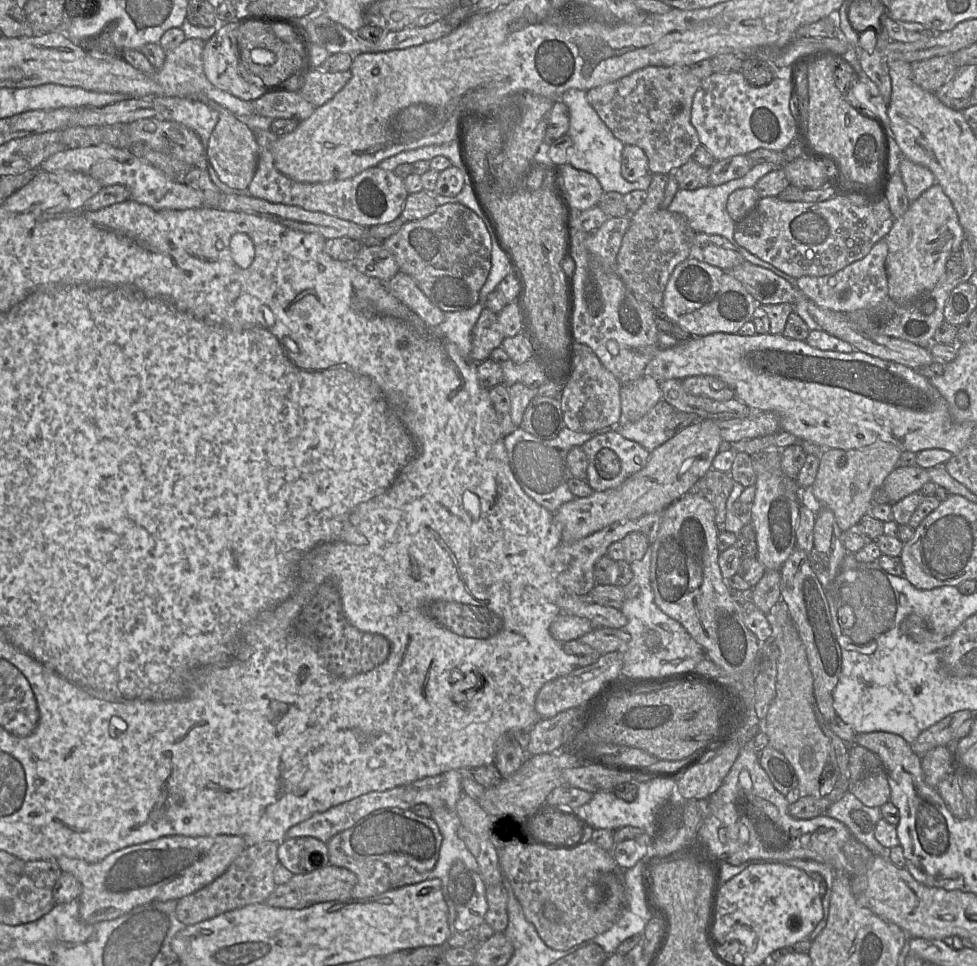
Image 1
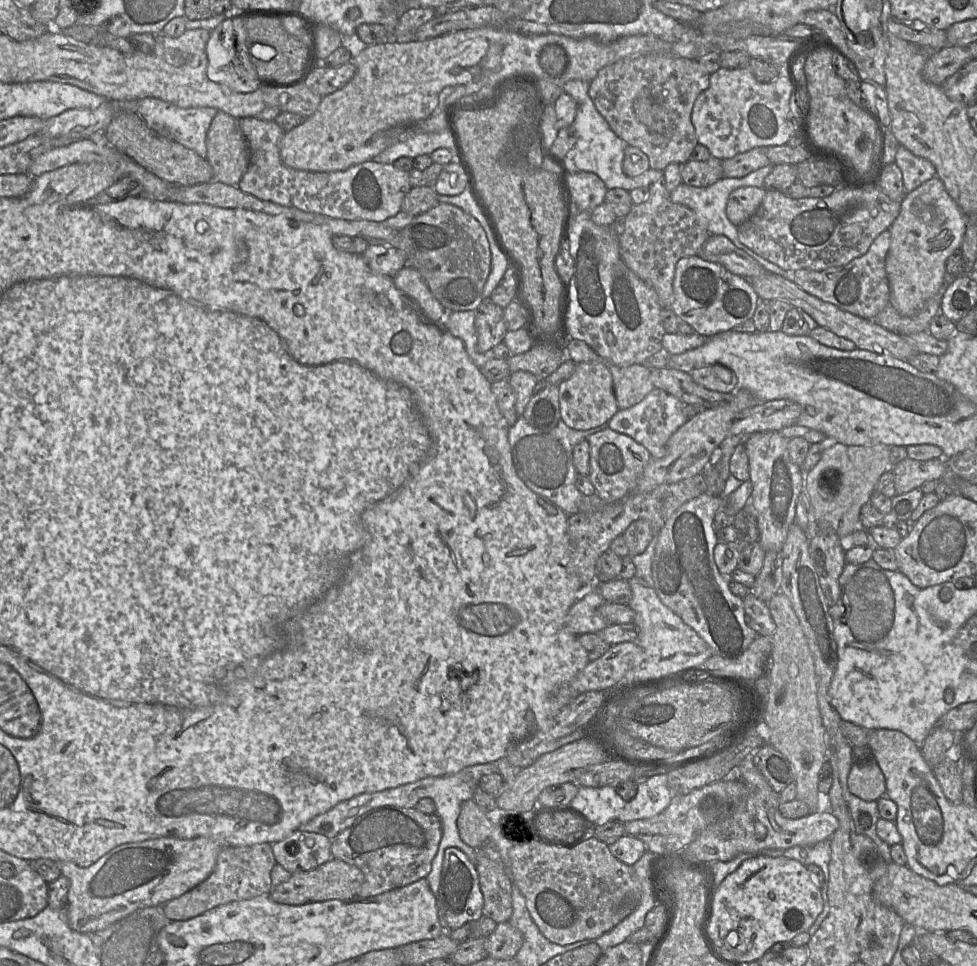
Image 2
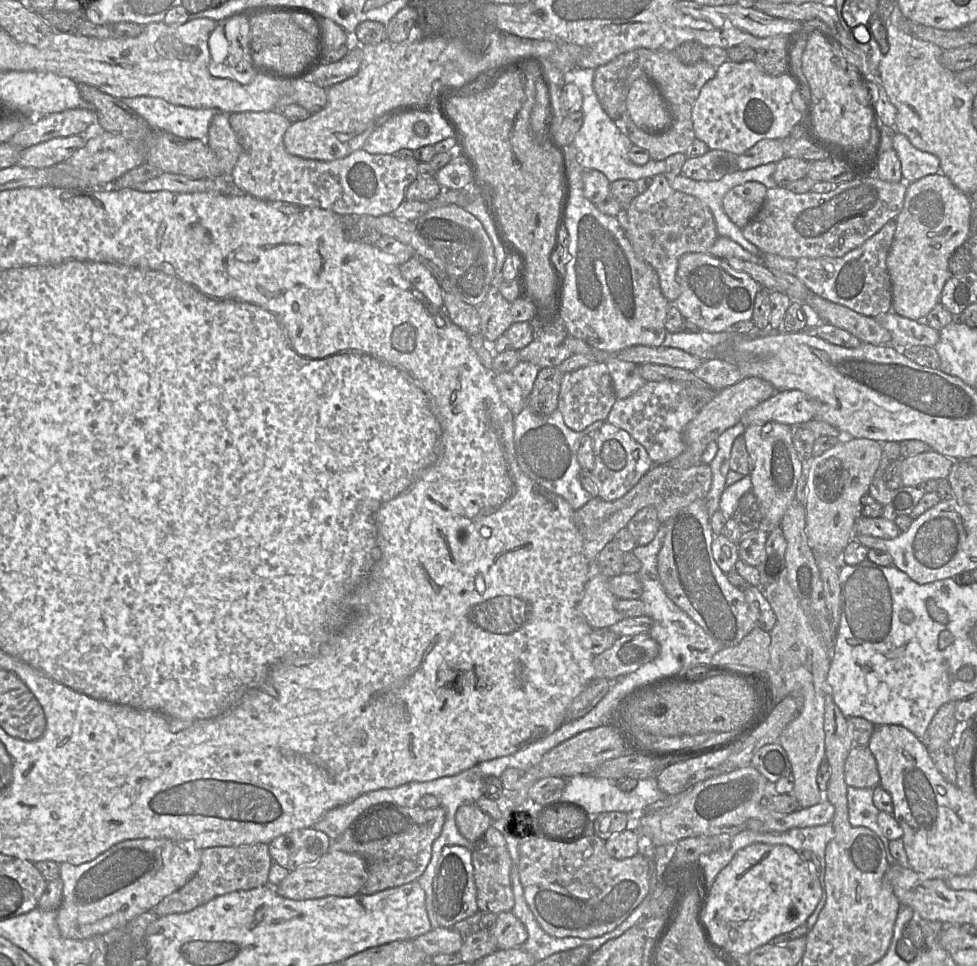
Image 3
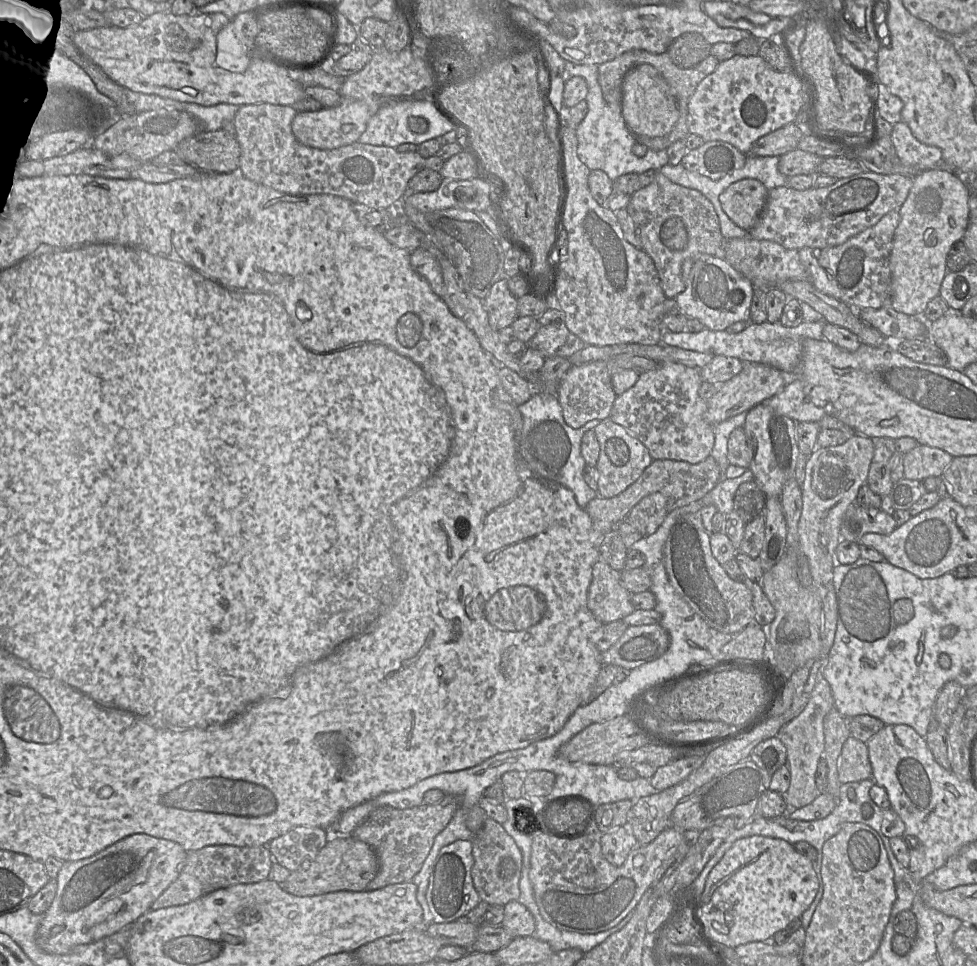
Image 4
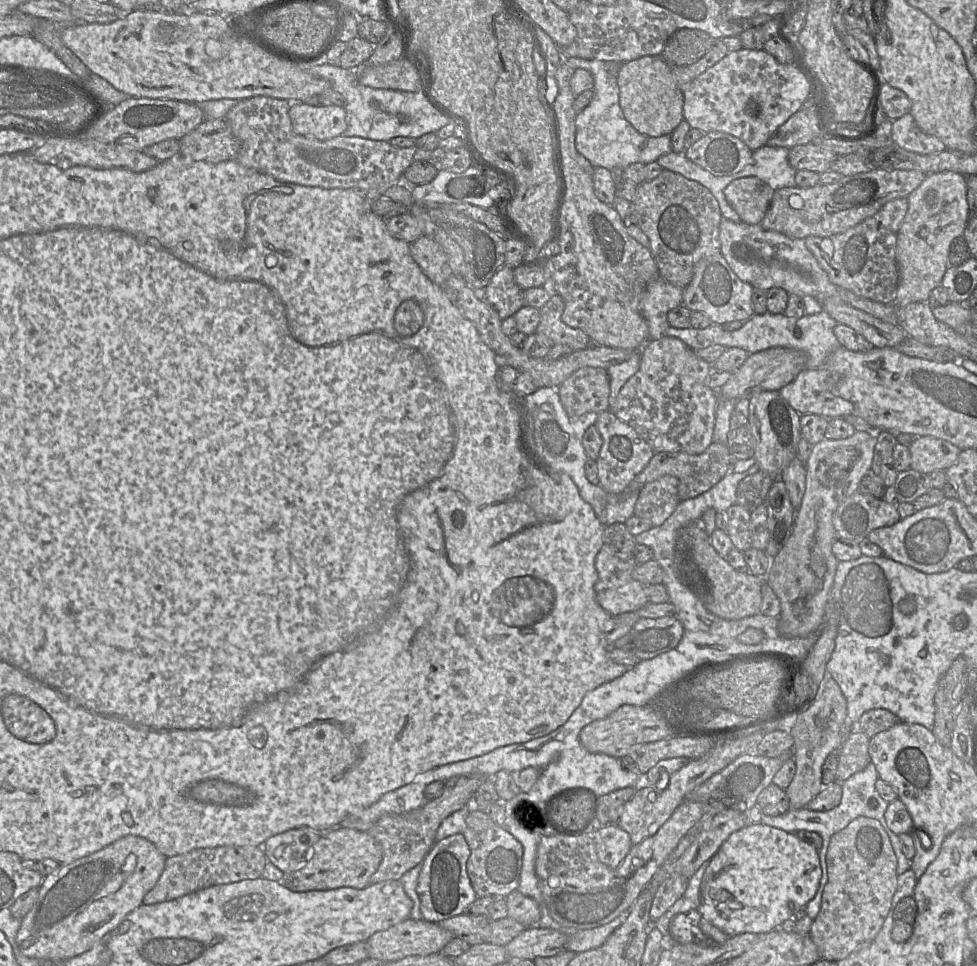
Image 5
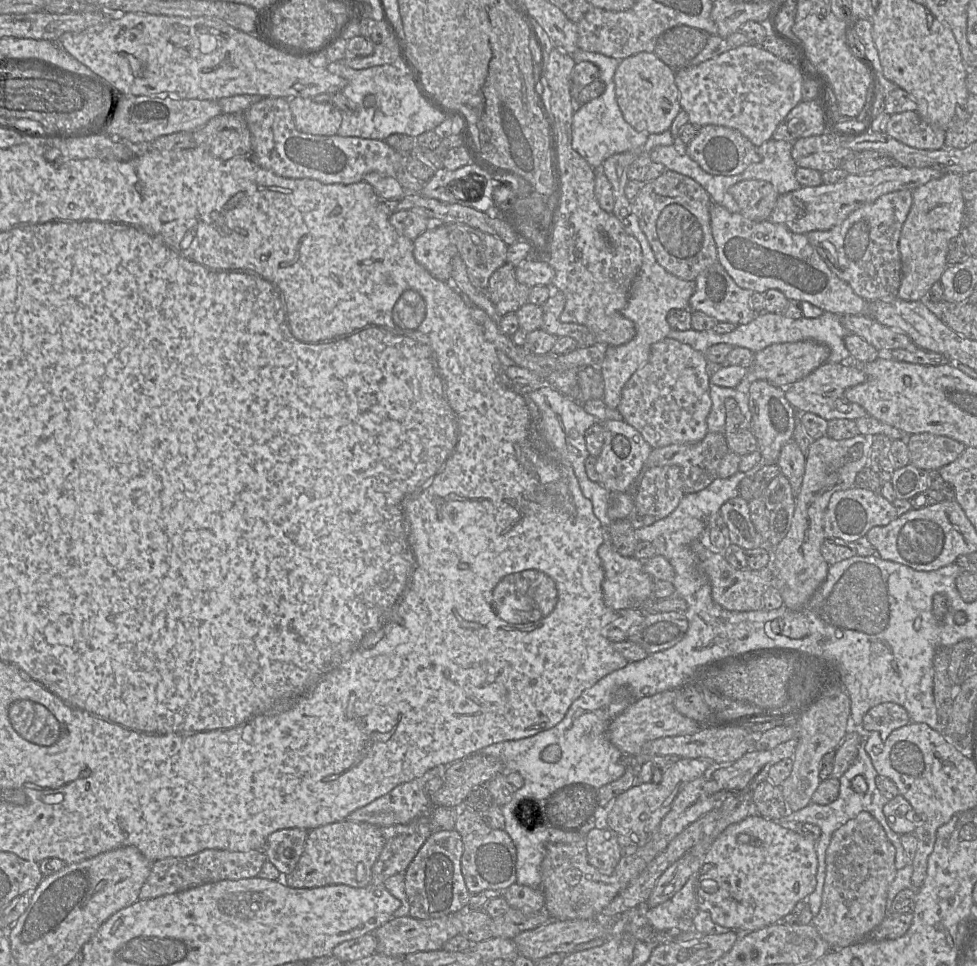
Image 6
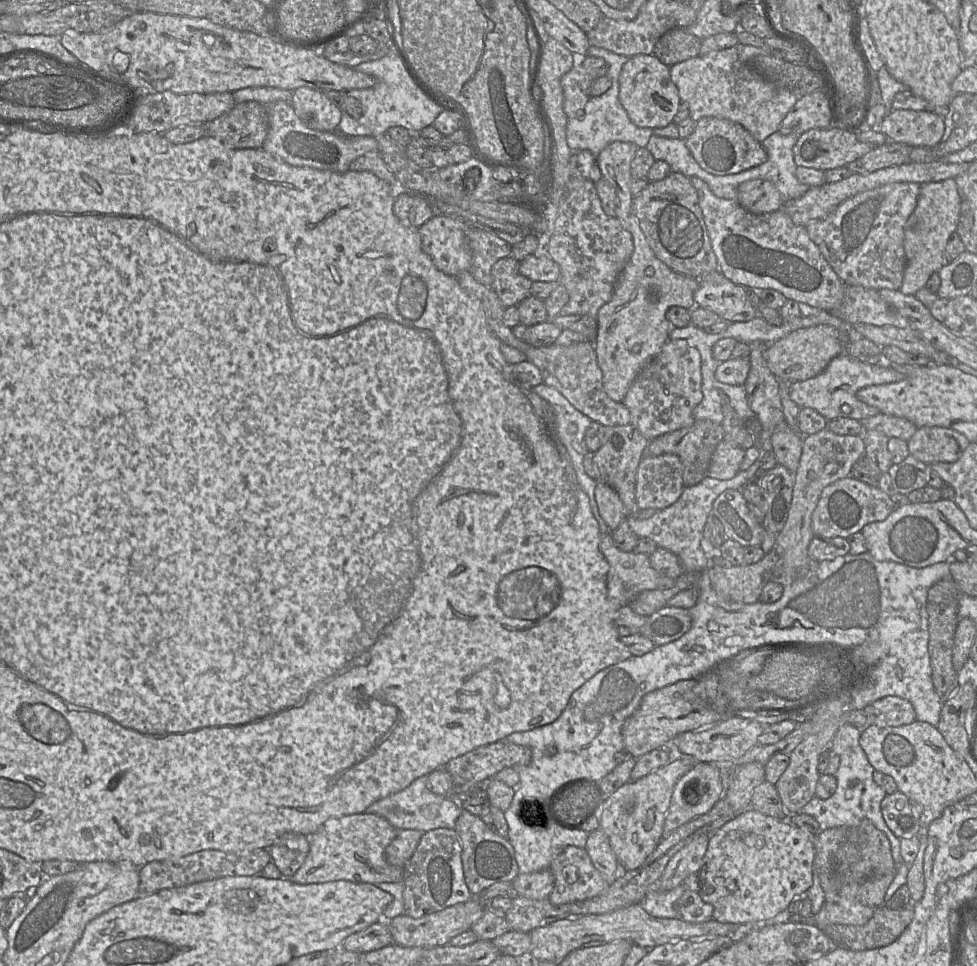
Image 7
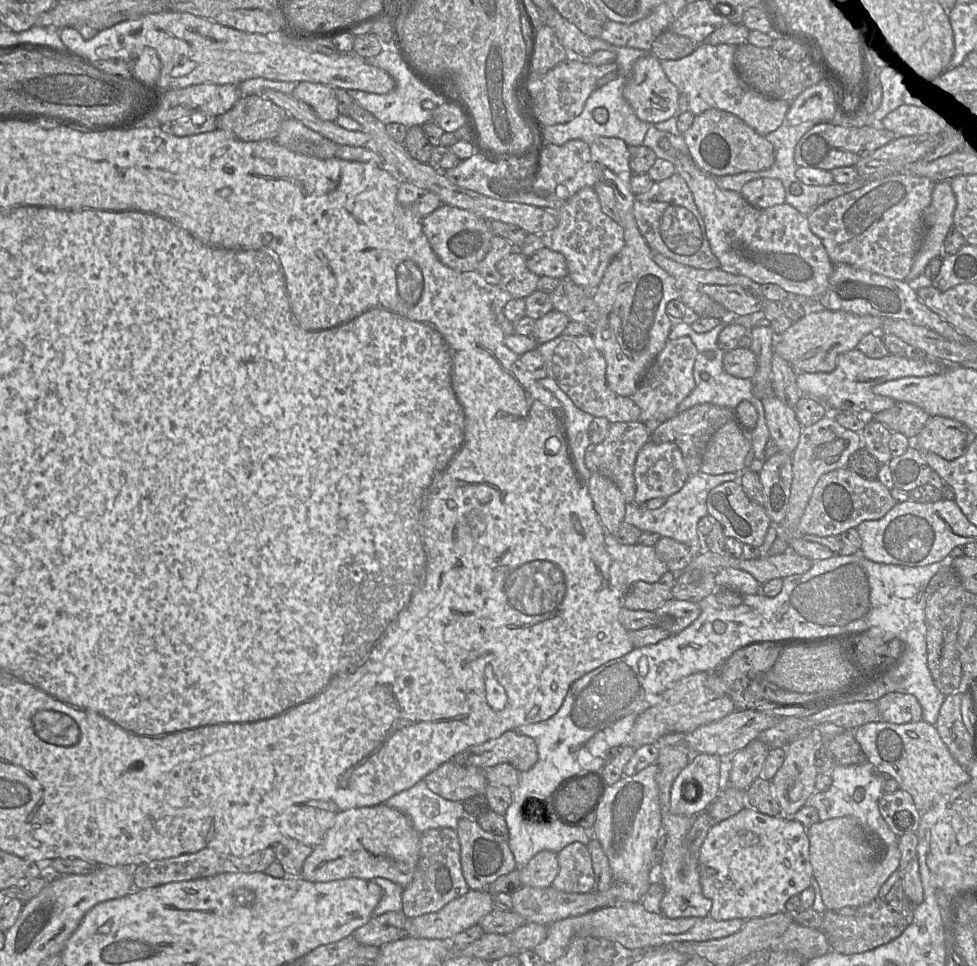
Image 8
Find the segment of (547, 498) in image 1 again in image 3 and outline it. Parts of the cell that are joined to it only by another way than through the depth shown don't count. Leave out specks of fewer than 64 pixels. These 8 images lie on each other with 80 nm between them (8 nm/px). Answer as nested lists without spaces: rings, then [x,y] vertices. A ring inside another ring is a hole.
[[[527,405],[514,418],[514,446],[521,470],[546,490],[564,498],[573,510],[584,506],[593,496],[579,481],[581,466],[577,459],[580,440],[607,421],[596,421],[582,431],[574,431],[564,423],[562,413],[555,410],[547,417],[531,412]]]

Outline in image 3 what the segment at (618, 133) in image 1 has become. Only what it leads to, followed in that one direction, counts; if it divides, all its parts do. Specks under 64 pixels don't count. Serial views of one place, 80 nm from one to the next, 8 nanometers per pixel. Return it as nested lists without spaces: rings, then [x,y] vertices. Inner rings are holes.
[[[637,48],[596,68],[593,89],[605,113],[632,144],[644,148],[651,160],[661,161],[676,153],[686,154],[696,139],[691,119],[692,108],[702,87],[715,76],[716,70],[706,61],[686,65],[680,62],[672,52]],[[638,78],[647,78],[655,84],[670,111],[671,124],[663,132],[648,133],[641,130],[627,112],[627,94],[631,84]]]

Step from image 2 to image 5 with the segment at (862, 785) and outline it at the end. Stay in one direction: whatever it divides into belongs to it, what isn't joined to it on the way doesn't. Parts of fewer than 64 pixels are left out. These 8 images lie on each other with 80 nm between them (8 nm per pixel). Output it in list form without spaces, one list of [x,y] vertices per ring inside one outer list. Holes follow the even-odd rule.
[[[852,731],[839,750],[836,782],[842,783],[862,771],[870,762],[870,738],[861,731]]]

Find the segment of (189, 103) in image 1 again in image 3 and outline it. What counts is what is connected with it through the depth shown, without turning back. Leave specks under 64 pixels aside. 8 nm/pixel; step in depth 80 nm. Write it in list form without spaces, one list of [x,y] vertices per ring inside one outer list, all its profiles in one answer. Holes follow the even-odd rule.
[[[137,96],[123,102],[140,115],[154,130],[171,133],[186,139],[198,139],[208,143],[208,130],[212,118],[221,110],[217,108],[190,108],[174,105],[159,97]]]

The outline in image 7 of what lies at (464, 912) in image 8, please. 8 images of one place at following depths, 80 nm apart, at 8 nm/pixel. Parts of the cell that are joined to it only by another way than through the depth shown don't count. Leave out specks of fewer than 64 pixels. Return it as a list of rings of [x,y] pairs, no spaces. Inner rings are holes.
[[[475,897],[466,902],[446,907],[440,911],[426,914],[419,918],[401,915],[388,921],[393,937],[393,943],[404,947],[421,947],[431,949],[449,944],[450,940],[462,932],[471,929],[471,926],[483,914],[485,905]]]

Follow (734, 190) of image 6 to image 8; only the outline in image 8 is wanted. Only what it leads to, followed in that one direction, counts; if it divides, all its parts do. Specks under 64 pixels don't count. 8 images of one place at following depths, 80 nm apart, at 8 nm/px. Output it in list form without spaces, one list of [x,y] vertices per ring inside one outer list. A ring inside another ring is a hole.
[[[759,178],[746,182],[739,192],[753,207],[769,208],[785,203],[782,182],[774,178]]]

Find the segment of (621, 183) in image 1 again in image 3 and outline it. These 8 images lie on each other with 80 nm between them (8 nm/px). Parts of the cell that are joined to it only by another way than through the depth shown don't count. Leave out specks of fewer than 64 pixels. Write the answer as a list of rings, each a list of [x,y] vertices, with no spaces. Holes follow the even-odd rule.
[[[573,68],[563,74],[563,84],[574,84],[583,96],[581,111],[583,123],[575,135],[573,145],[576,149],[576,158],[584,170],[598,170],[602,172],[610,182],[619,179],[637,181],[641,178],[653,178],[655,175],[664,174],[665,160],[649,160],[644,165],[633,164],[628,157],[633,145],[603,110],[597,95],[593,89],[595,69]]]

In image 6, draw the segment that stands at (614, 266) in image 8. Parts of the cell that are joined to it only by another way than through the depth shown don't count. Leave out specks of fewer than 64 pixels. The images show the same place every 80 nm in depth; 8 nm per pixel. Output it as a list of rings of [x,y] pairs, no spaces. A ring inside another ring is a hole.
[[[631,213],[631,224],[627,224],[624,228],[639,242],[642,250],[642,264],[631,285],[627,305],[622,310],[622,314],[634,323],[636,334],[625,344],[607,346],[600,366],[604,380],[603,401],[613,409],[620,403],[622,389],[626,382],[648,360],[652,345],[668,337],[672,330],[667,321],[668,312],[672,309],[689,309],[690,297],[695,290],[694,281],[680,279],[658,264],[646,236],[640,229],[638,219],[633,213]]]

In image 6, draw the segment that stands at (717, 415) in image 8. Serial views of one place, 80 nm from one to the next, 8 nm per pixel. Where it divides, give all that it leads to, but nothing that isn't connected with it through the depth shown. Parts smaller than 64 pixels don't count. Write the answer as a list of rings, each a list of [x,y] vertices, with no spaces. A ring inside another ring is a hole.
[[[708,431],[705,437],[696,443],[672,444],[653,448],[637,479],[642,479],[644,472],[653,467],[678,466],[682,474],[684,494],[695,493],[705,489],[718,478],[720,463],[728,452],[724,433]]]

